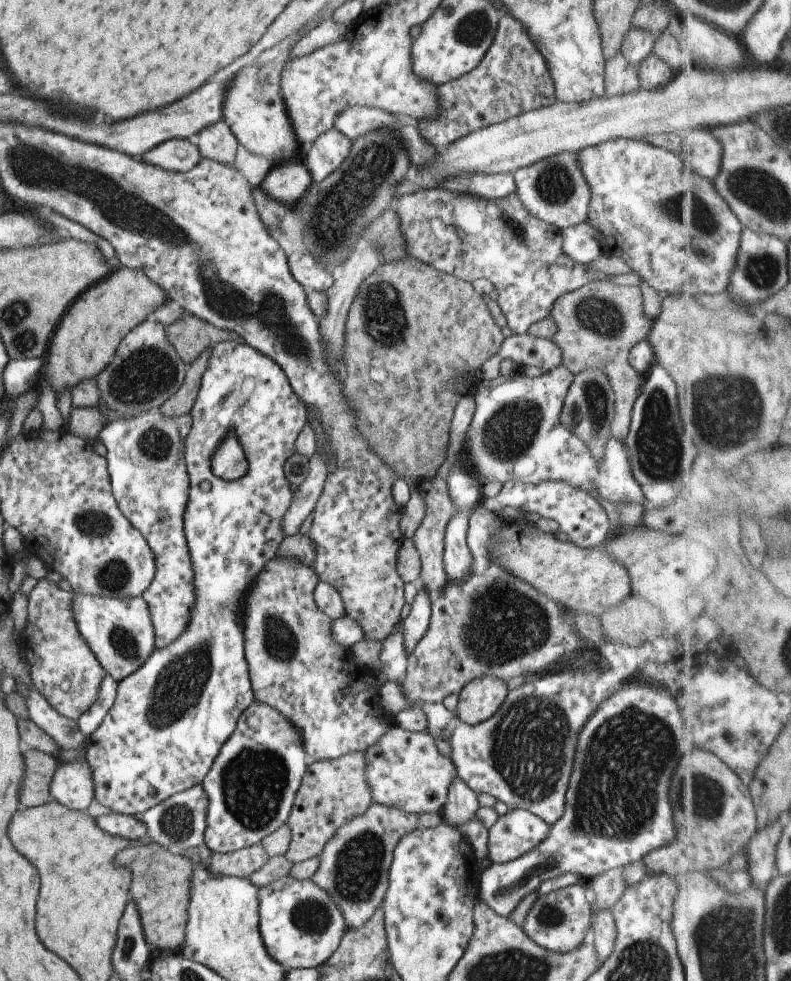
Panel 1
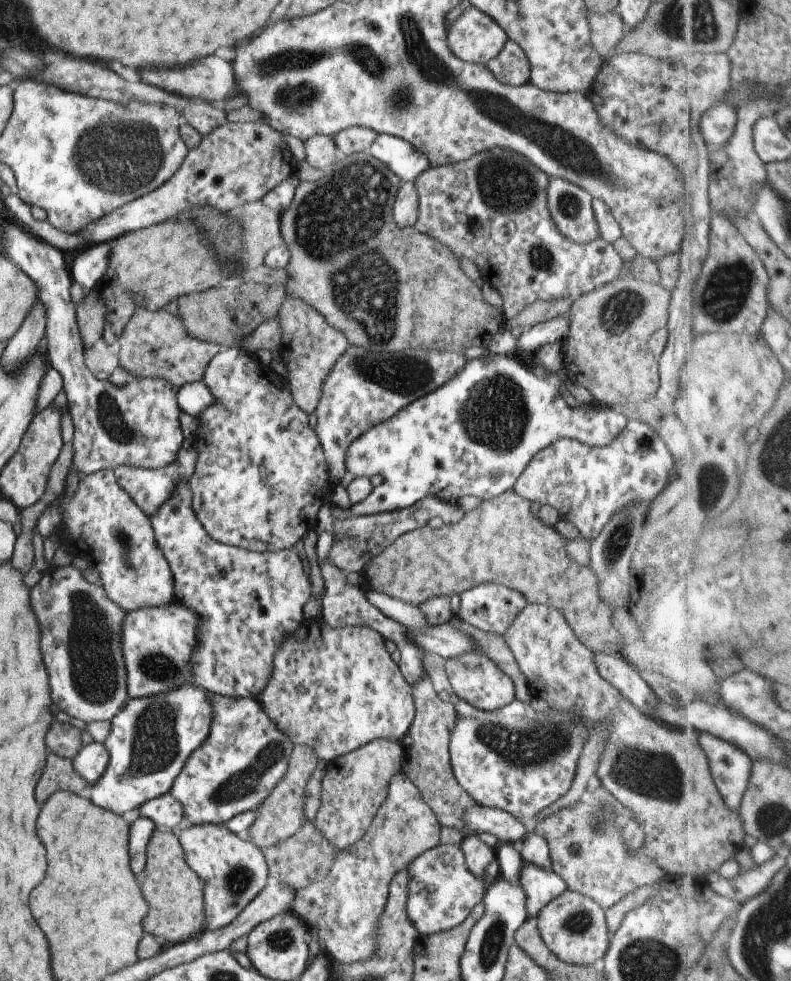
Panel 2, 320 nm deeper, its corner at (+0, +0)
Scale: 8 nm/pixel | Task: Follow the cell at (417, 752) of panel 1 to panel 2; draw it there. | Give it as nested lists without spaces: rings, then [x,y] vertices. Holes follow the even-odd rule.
[[[475,804],[464,811],[464,823],[477,835],[480,832],[493,834],[501,843],[515,843],[524,839],[532,831],[530,823],[518,821],[503,809],[492,809],[483,805]]]

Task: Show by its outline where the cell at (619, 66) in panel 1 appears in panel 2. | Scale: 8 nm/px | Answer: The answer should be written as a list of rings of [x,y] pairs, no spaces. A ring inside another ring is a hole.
[[[587,11],[586,21],[591,46],[601,60],[605,61],[611,56],[611,50],[615,50],[615,46],[623,38],[624,26],[621,18],[616,11],[603,14]]]

